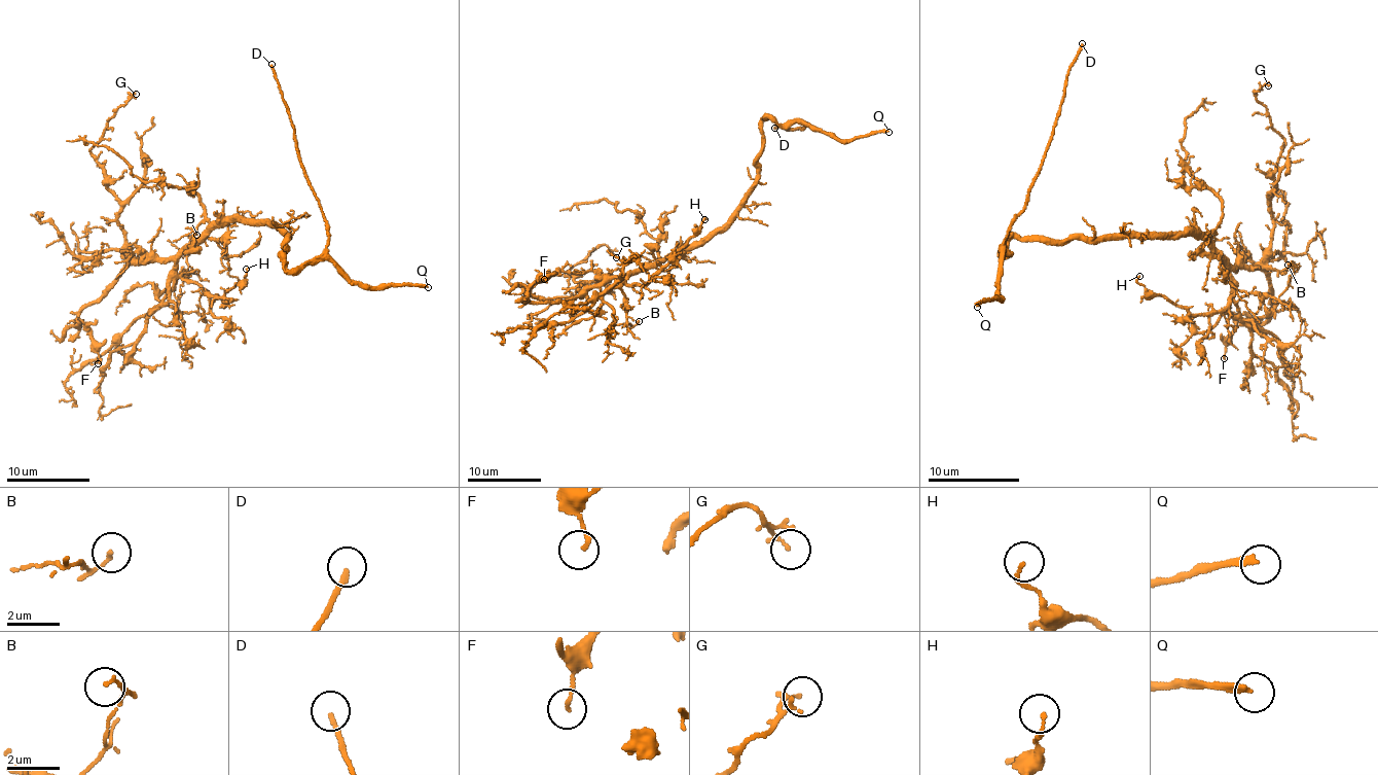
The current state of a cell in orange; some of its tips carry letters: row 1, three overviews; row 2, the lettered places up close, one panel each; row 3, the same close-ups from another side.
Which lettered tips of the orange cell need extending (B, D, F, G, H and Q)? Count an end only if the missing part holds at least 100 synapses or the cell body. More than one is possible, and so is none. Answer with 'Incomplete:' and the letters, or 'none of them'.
Incomplete: D, Q

